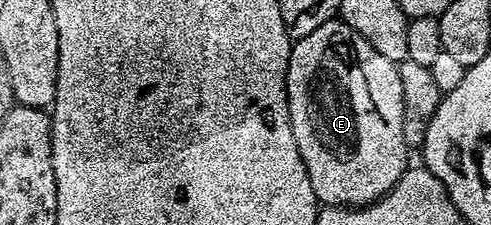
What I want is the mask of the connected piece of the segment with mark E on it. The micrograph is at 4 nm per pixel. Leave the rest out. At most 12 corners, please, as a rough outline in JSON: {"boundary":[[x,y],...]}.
{"boundary":[[337,17],[295,40],[288,112],[317,204],[410,166],[399,66]]}

